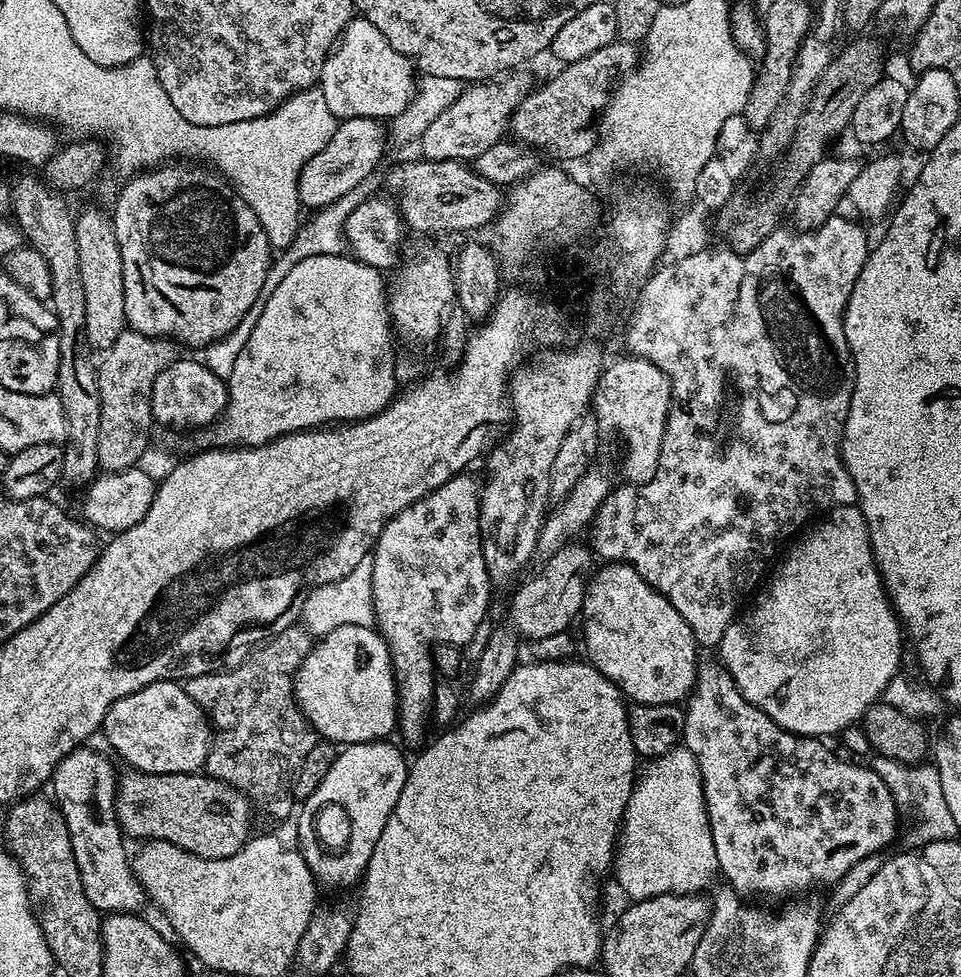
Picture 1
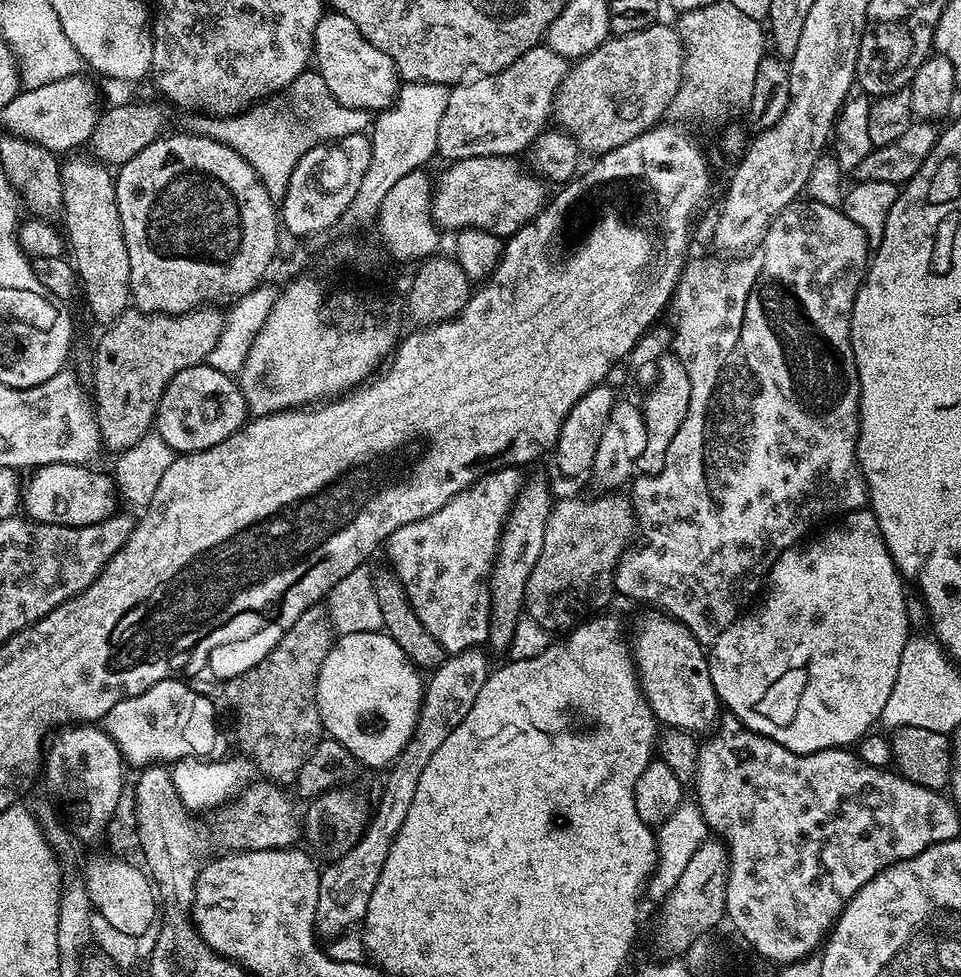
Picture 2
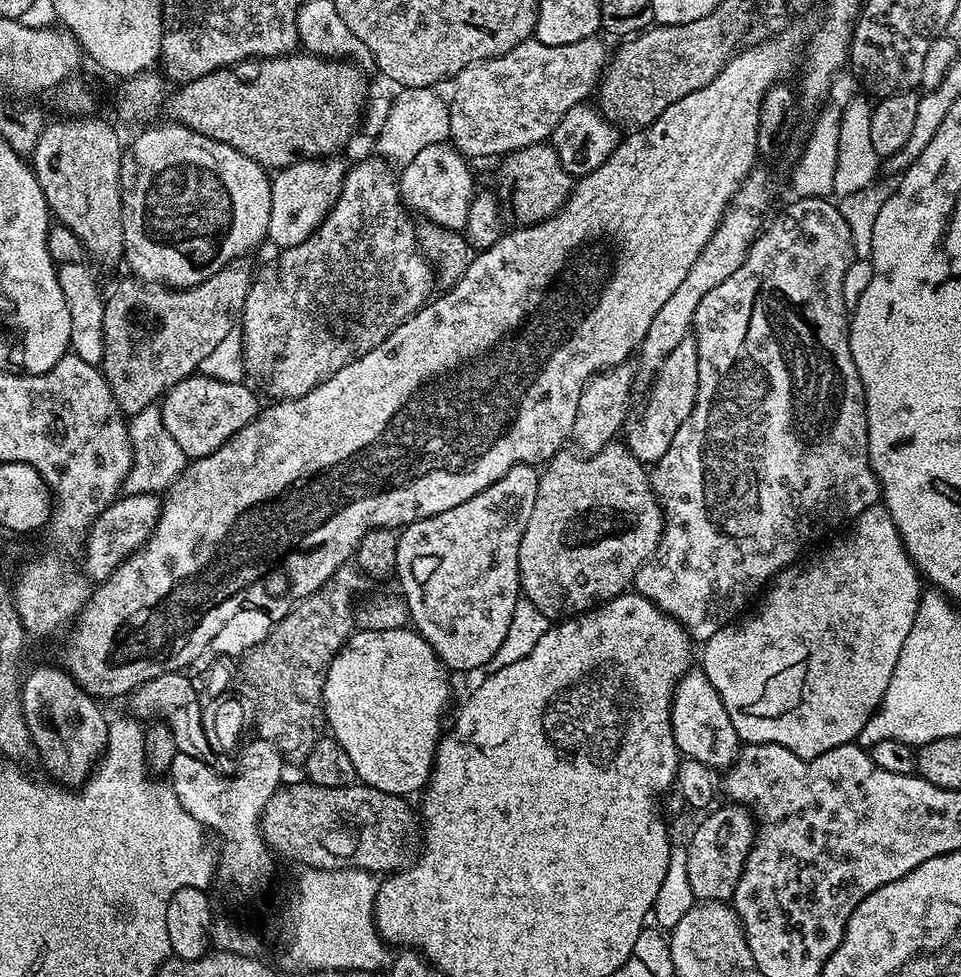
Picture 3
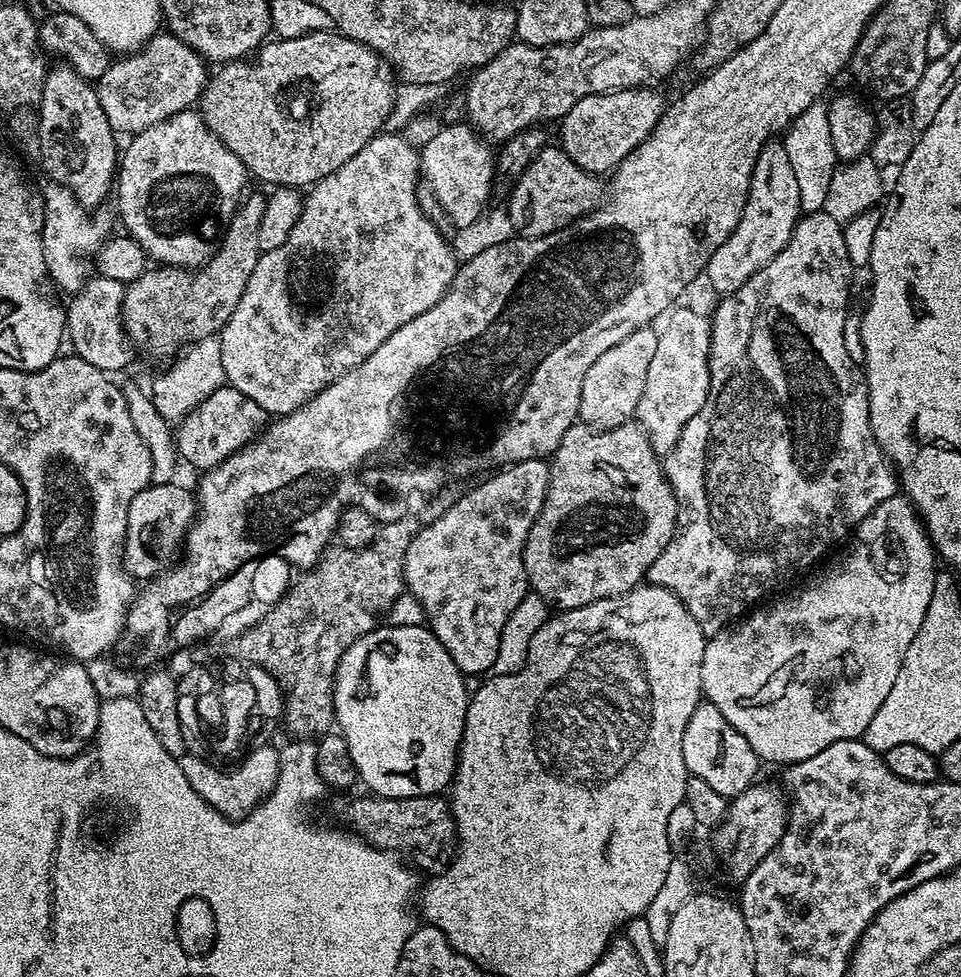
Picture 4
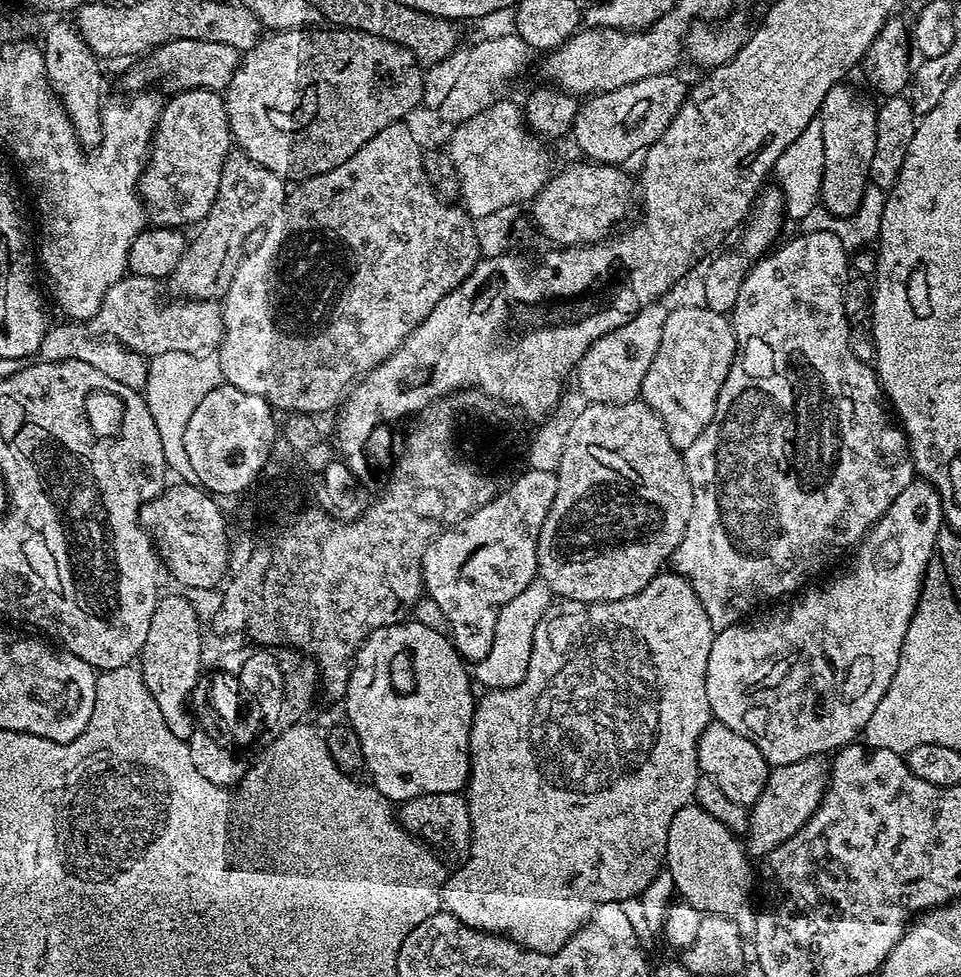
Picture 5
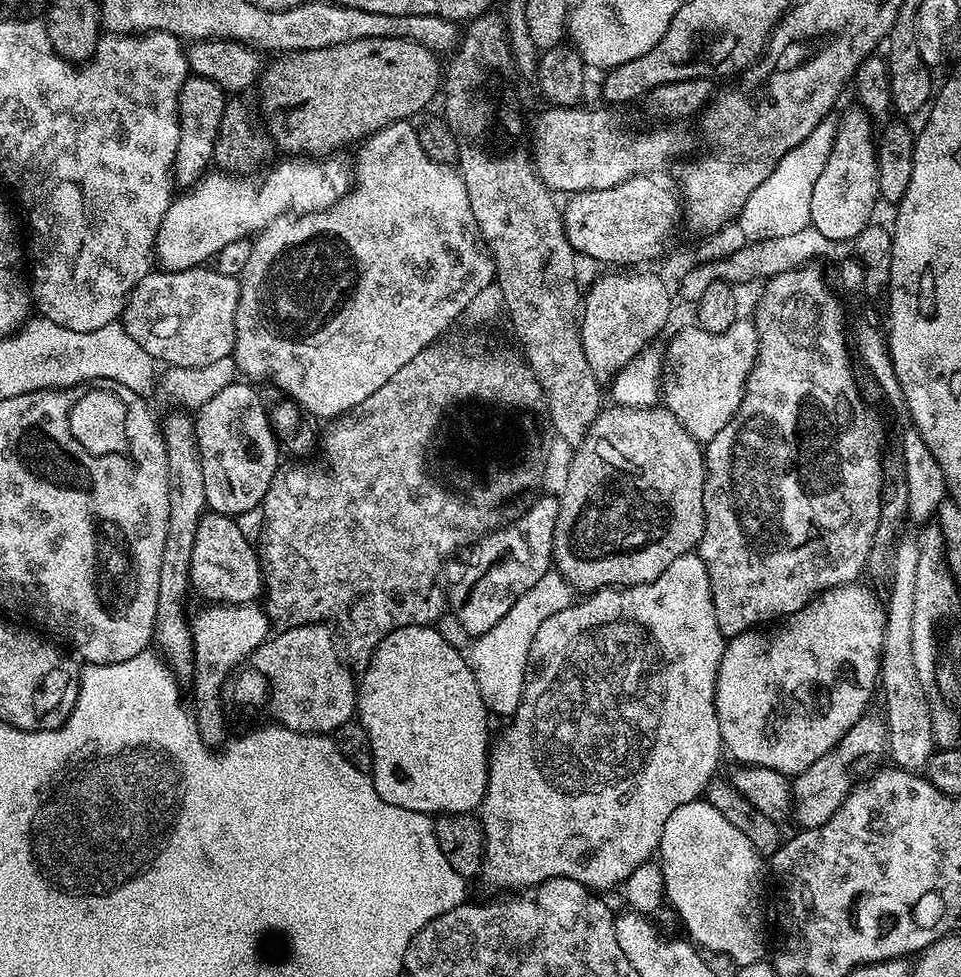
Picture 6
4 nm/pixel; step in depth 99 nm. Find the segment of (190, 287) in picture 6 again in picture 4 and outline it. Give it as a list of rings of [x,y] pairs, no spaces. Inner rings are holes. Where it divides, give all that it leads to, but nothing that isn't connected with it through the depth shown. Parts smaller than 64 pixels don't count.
[[[96,274],[66,304],[66,340],[69,345],[72,343],[71,351],[105,374],[122,371],[134,357],[134,349],[124,334],[120,317],[125,287],[114,278]]]

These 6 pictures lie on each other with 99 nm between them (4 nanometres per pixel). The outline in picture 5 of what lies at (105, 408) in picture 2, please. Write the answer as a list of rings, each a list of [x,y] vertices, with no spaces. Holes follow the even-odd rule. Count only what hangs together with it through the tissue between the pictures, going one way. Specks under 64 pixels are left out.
[[[239,150],[229,151],[226,162],[220,167],[218,194],[210,214],[199,225],[196,237],[191,237],[178,266],[170,277],[177,297],[194,300],[219,301],[230,290],[230,282],[246,255],[244,243],[255,237],[284,204],[285,181],[278,174],[258,166]]]

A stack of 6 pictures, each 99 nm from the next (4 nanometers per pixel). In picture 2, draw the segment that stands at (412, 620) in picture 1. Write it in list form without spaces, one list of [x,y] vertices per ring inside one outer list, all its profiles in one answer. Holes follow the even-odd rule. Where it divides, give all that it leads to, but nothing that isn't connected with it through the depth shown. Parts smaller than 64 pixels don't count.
[[[516,466],[497,468],[494,472],[486,472],[469,488],[462,489],[442,510],[434,510],[426,518],[418,518],[418,522],[410,522],[389,536],[387,563],[395,572],[409,598],[414,614],[421,624],[433,635],[441,646],[449,653],[464,652],[467,648],[480,648],[488,639],[490,626],[490,586],[488,577],[492,575],[492,563],[496,560],[496,547],[504,524],[508,521],[508,513],[512,511],[512,503],[516,501],[522,487],[521,469]]]

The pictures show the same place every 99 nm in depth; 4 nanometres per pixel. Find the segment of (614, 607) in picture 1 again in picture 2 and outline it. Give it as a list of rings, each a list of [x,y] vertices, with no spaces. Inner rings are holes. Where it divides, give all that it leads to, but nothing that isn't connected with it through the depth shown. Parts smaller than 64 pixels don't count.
[[[652,614],[636,632],[634,663],[640,678],[640,688],[648,699],[653,716],[661,725],[679,728],[681,732],[711,733],[717,727],[722,712],[710,678],[708,652],[678,621],[663,614]]]

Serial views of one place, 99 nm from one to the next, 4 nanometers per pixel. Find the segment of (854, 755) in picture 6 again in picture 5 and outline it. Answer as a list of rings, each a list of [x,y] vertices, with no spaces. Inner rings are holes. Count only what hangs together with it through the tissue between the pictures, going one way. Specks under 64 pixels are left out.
[[[811,756],[802,762],[778,764],[769,771],[762,794],[758,794],[758,798],[750,805],[746,833],[746,851],[749,857],[769,856],[778,845],[802,830],[804,823],[818,810],[824,790],[828,787],[829,771],[824,756]]]

